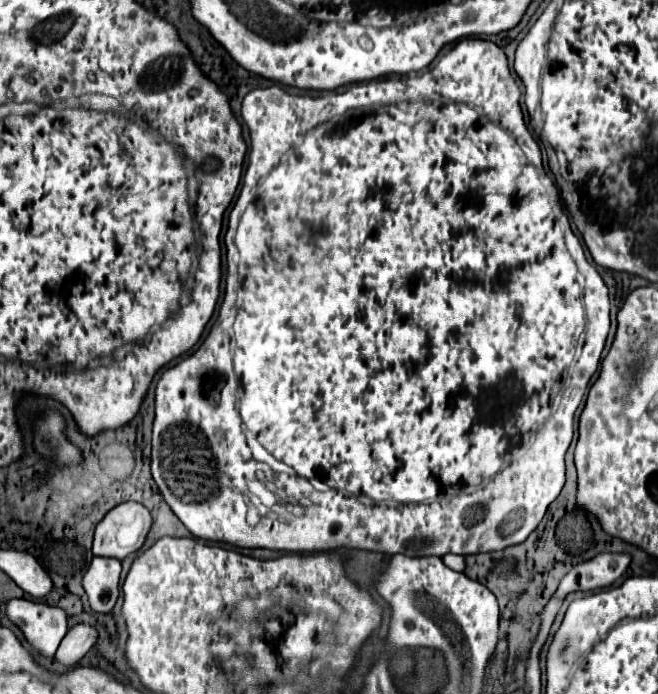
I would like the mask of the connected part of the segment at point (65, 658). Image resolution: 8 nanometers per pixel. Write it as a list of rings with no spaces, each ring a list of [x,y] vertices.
[[[77,624],[65,634],[65,638],[55,654],[55,660],[67,668],[73,668],[93,648],[95,640],[97,640],[95,628],[91,628],[87,624]]]

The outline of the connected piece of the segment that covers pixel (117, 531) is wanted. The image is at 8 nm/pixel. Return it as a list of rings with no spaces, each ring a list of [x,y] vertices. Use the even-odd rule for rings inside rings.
[[[123,502],[97,524],[93,554],[123,560],[143,546],[149,528],[151,516],[143,504]]]

